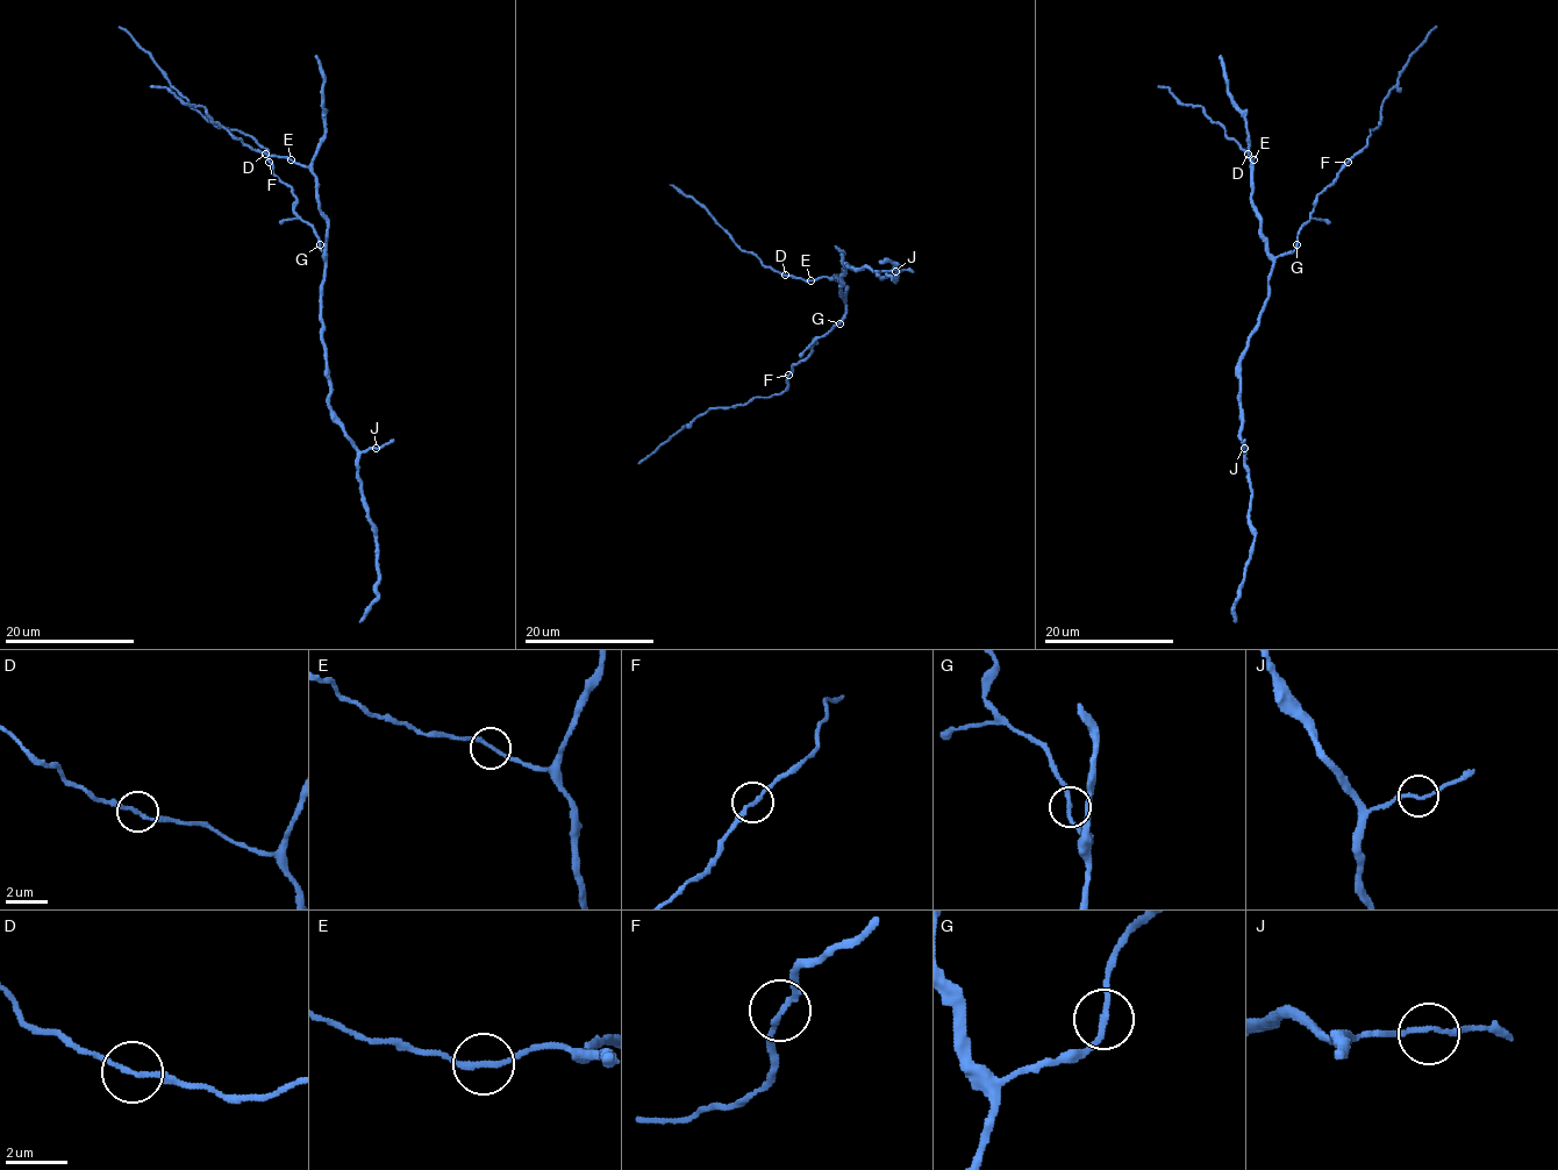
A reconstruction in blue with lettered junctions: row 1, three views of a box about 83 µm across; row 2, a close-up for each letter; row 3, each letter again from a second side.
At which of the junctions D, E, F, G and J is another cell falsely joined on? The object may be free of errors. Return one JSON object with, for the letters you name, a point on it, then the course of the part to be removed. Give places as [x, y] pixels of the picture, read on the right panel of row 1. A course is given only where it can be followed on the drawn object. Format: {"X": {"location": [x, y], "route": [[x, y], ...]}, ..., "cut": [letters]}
{"cut": []}

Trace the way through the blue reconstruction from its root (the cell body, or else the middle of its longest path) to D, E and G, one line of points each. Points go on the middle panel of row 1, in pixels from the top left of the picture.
D: (845, 300), (847, 289), (837, 279), (805, 280), (786, 276)
E: (845, 300), (847, 289), (837, 279), (810, 280)
G: (845, 300), (845, 316), (840, 325)

